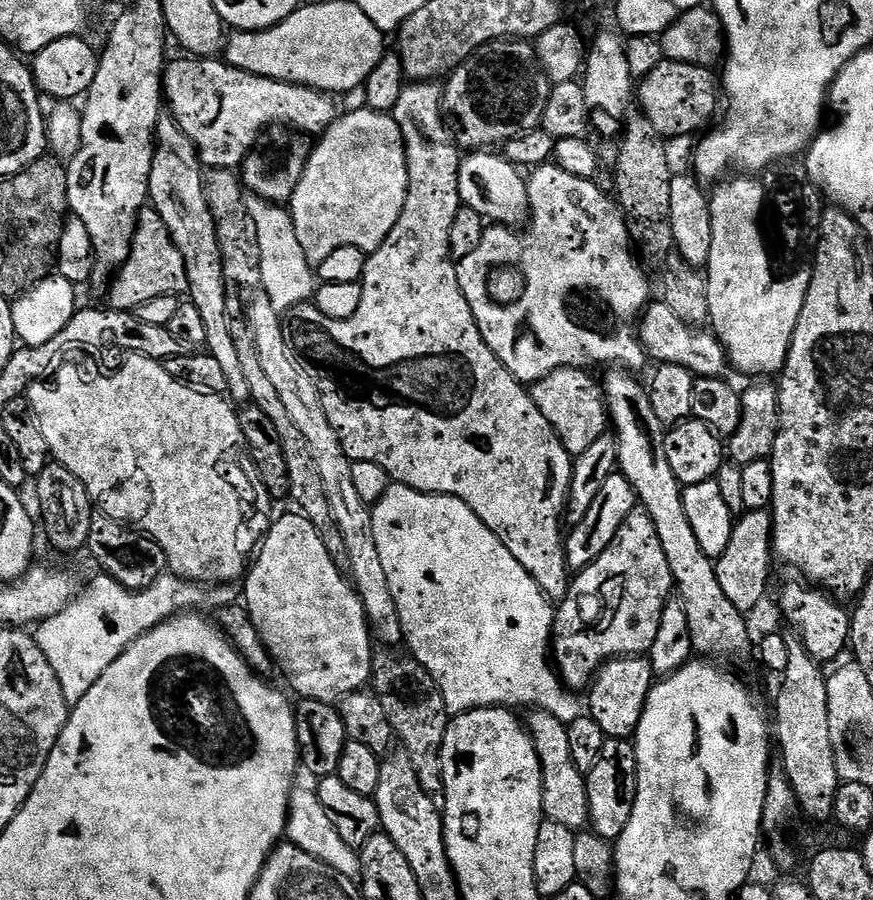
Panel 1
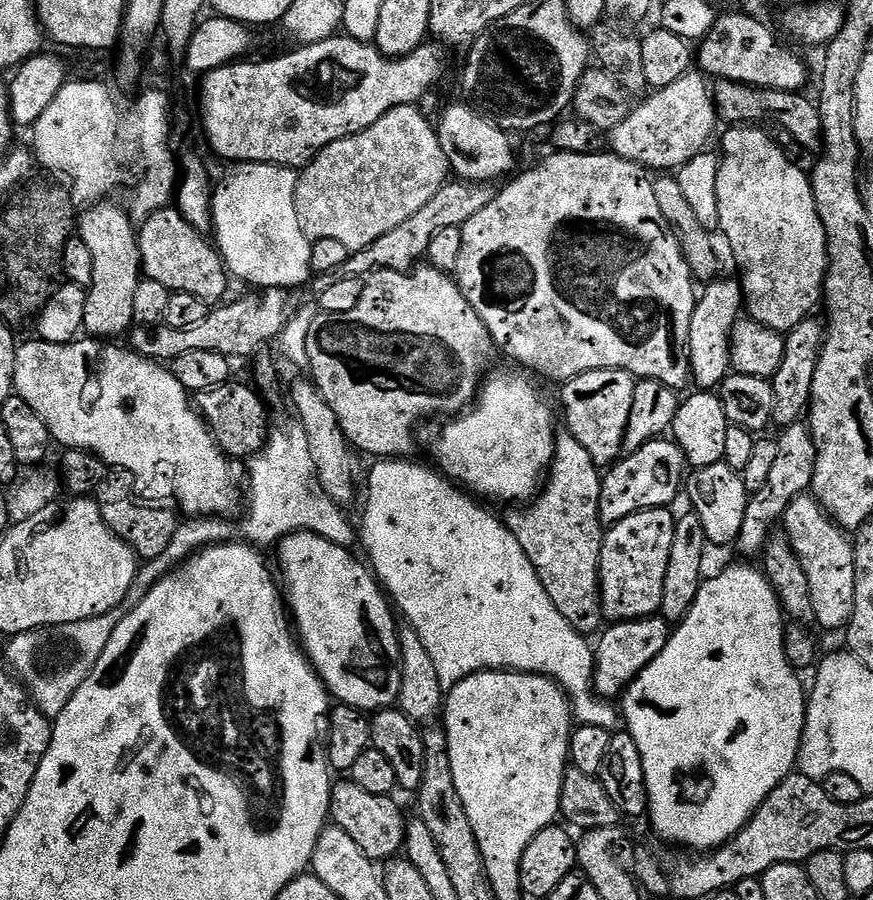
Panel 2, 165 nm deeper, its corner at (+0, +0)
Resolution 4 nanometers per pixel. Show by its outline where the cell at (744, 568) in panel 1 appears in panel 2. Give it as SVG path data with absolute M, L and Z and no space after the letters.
M797 422L787 425L781 436L775 437L778 446L778 458L774 461L774 467L770 469L770 478L766 478L766 486L762 490L751 493L746 506L746 518L742 518L742 530L738 534L735 547L740 548L744 556L759 557L764 551L769 534L774 530L772 524L783 517L786 506L796 496L805 495L812 487L814 478L814 466L816 465L816 447L812 432L807 423Z

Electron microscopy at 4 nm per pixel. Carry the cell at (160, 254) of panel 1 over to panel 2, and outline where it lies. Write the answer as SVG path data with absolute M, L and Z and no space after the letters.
M174 208L152 213L143 221L143 224L142 270L147 279L162 283L173 293L179 294L179 292L182 292L181 294L195 296L208 304L221 301L224 292L226 292L230 276L217 247L203 233L191 226L183 215Z

